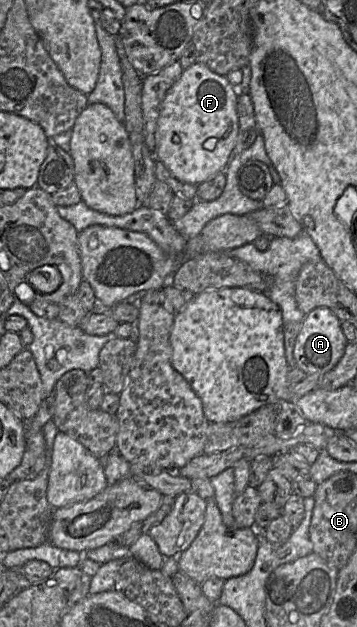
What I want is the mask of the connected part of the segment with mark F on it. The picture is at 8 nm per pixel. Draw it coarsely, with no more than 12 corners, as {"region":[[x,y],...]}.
{"region":[[195,62],[162,102],[156,159],[199,185],[225,172],[239,92]]}

